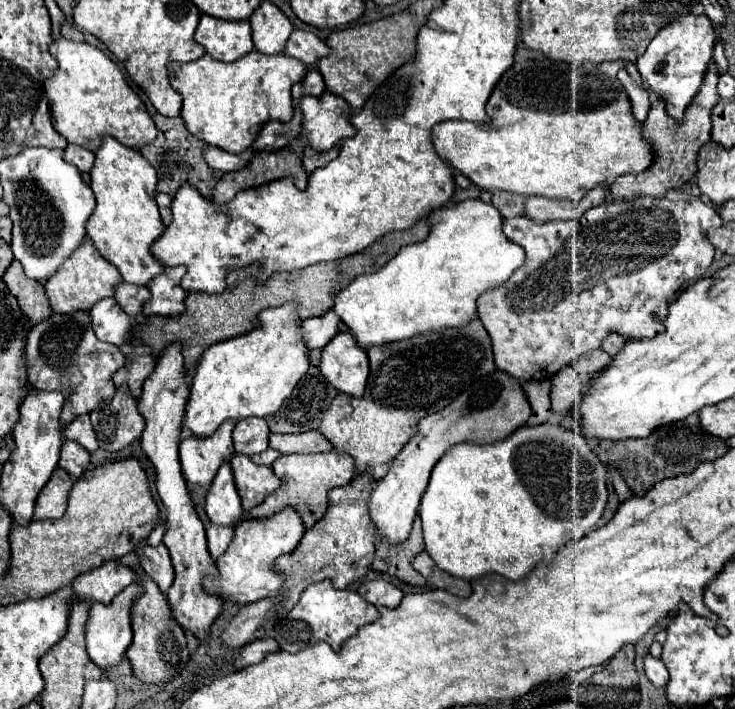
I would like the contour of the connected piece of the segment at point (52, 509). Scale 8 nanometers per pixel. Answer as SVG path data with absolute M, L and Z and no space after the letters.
M56 469L50 481L44 485L44 489L38 495L32 521L62 517L68 507L68 495L72 485L74 485L74 479L64 469Z

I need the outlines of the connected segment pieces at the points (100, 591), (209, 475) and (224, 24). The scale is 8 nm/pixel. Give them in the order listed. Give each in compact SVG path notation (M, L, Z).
M112 559L76 577L72 587L74 587L74 595L84 601L110 603L132 581L136 581L136 573L130 567L126 567L120 559Z
M224 421L212 437L188 437L180 443L180 463L182 473L198 497L208 493L208 487L218 471L218 467L226 461L228 455L234 453L232 445L232 429L236 421Z
M202 15L194 41L218 61L236 61L254 49L248 21L222 21Z

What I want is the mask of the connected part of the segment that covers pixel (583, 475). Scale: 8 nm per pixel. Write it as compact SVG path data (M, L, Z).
M542 423L542 425L522 425L518 431L514 431L510 437L492 443L492 445L474 445L474 443L458 443L454 445L438 463L436 469L432 469L430 483L426 493L422 495L420 503L420 519L422 519L422 529L424 529L424 543L426 551L432 557L432 561L452 577L460 579L478 579L486 573L497 573L505 578L517 581L526 577L533 569L542 563L550 562L558 552L558 549L570 541L582 539L592 527L598 523L608 499L608 489L606 489L606 465L594 455L592 447L580 433L572 433L572 429L560 429L558 423Z

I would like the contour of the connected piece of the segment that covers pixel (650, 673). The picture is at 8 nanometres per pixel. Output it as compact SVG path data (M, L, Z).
M648 655L644 659L644 673L652 681L654 687L664 687L668 683L668 671L666 671L664 663L658 661L658 659L654 659L652 655Z

